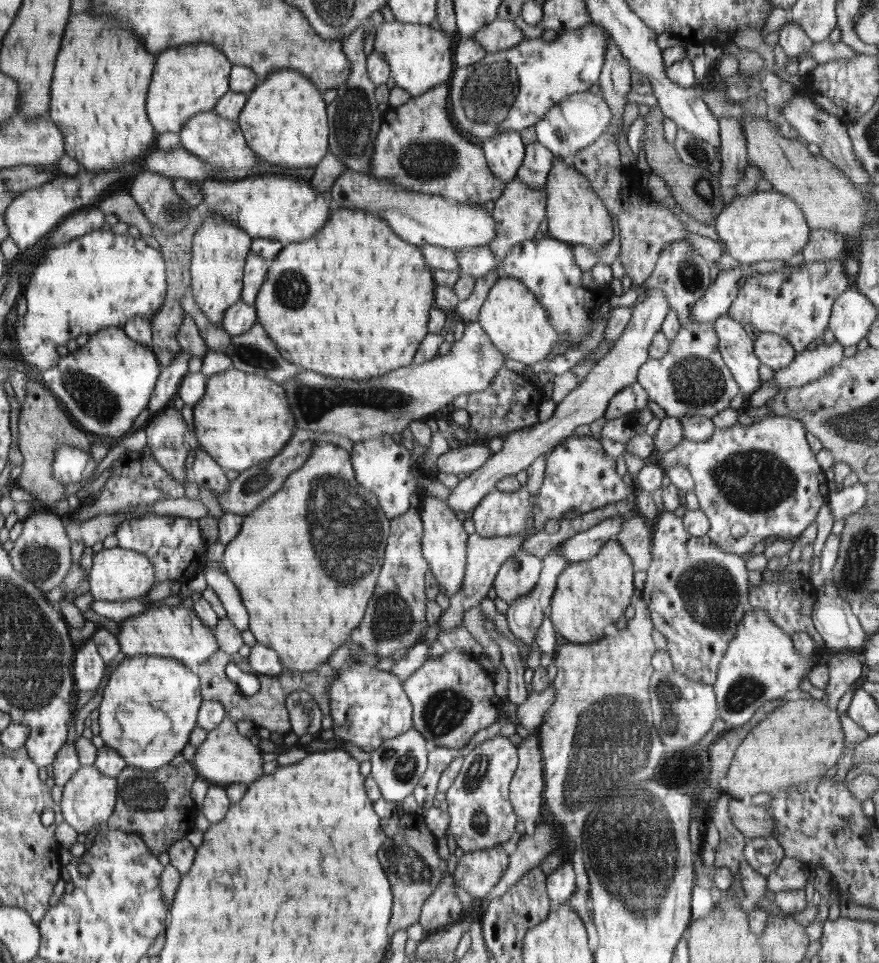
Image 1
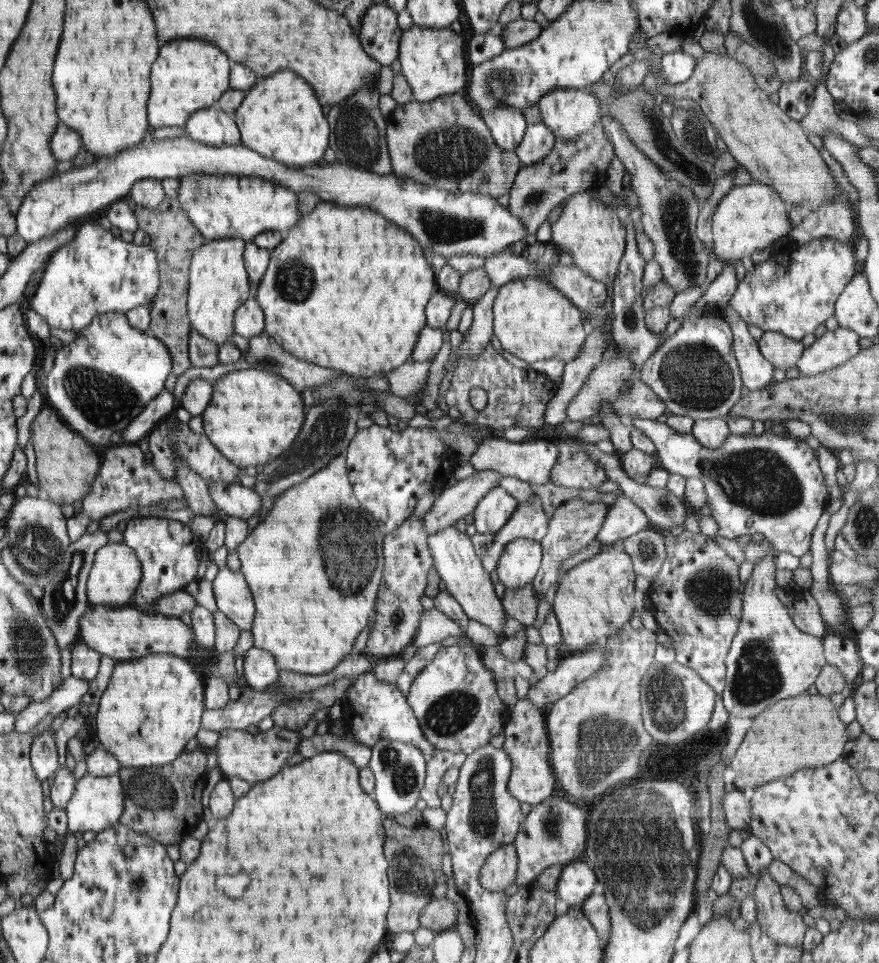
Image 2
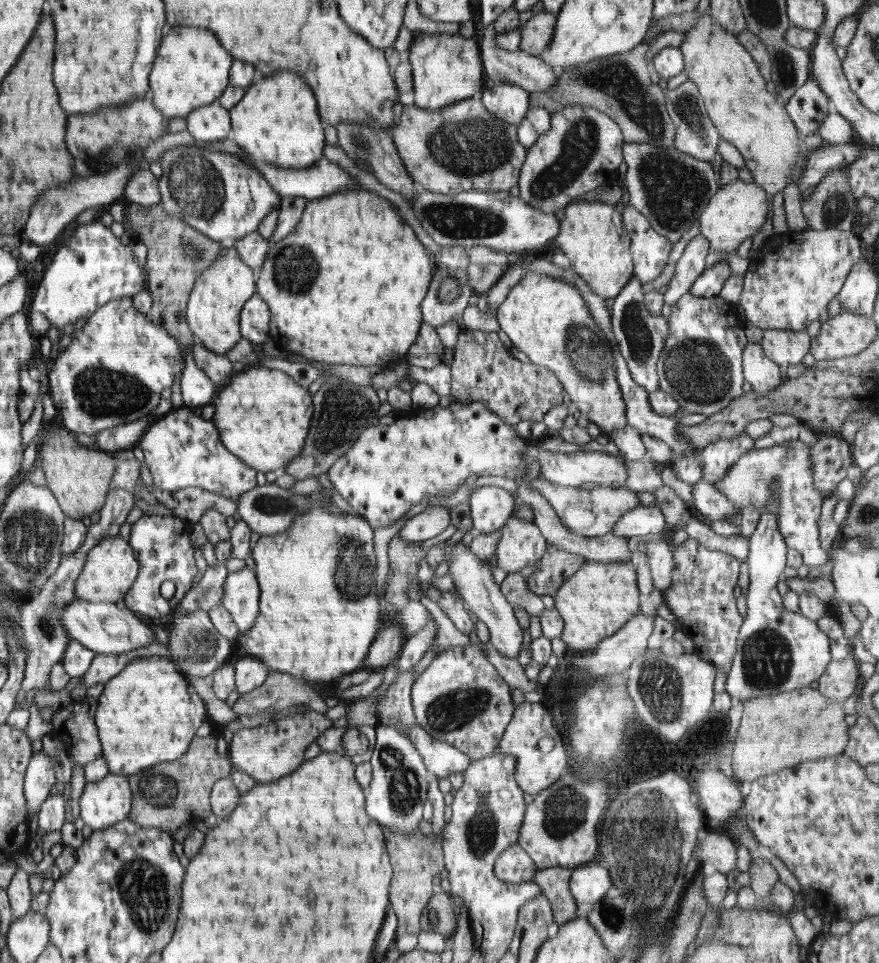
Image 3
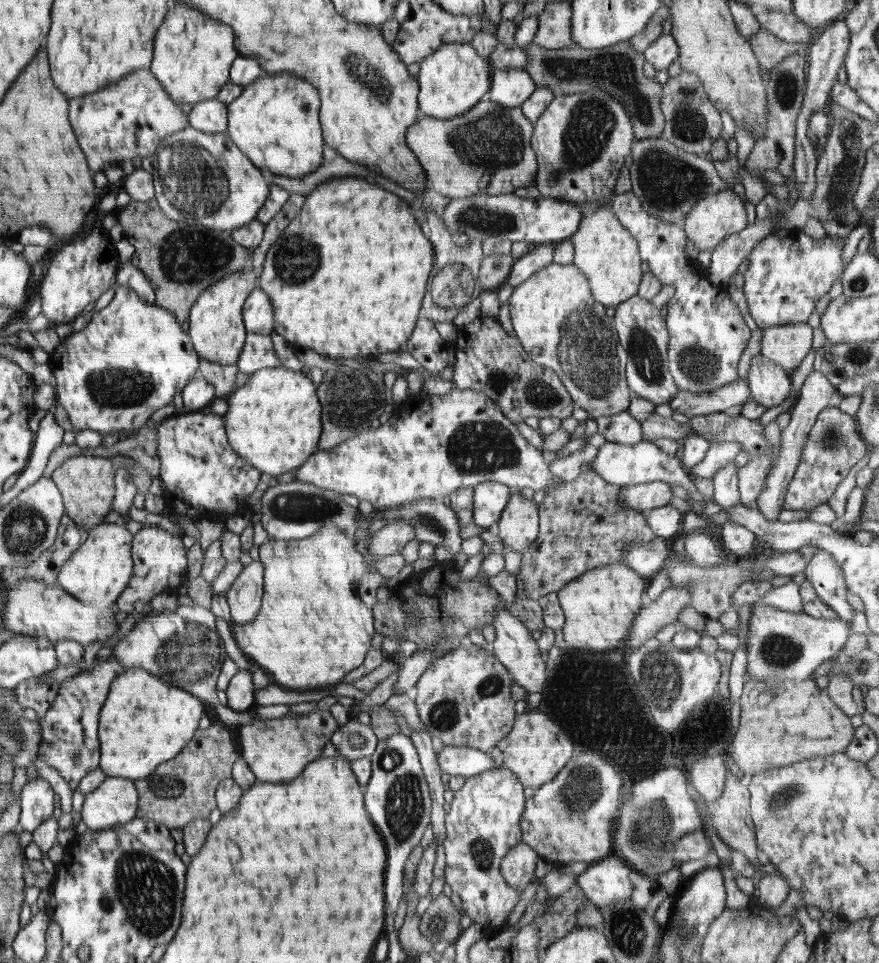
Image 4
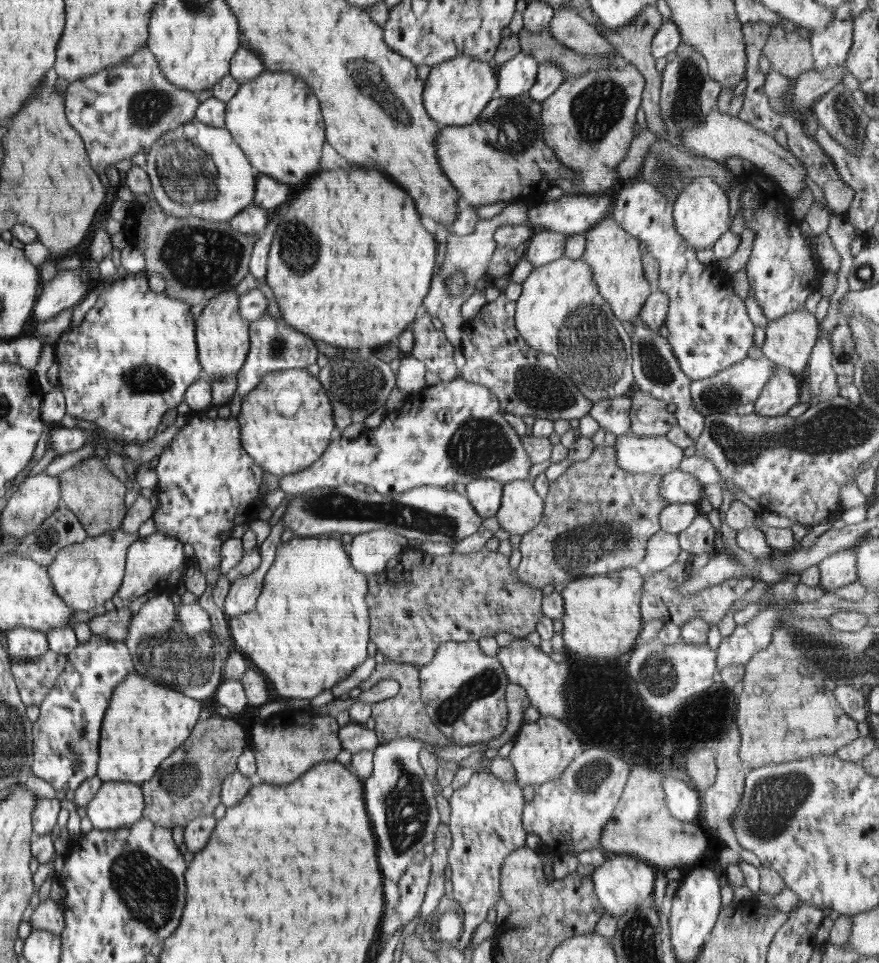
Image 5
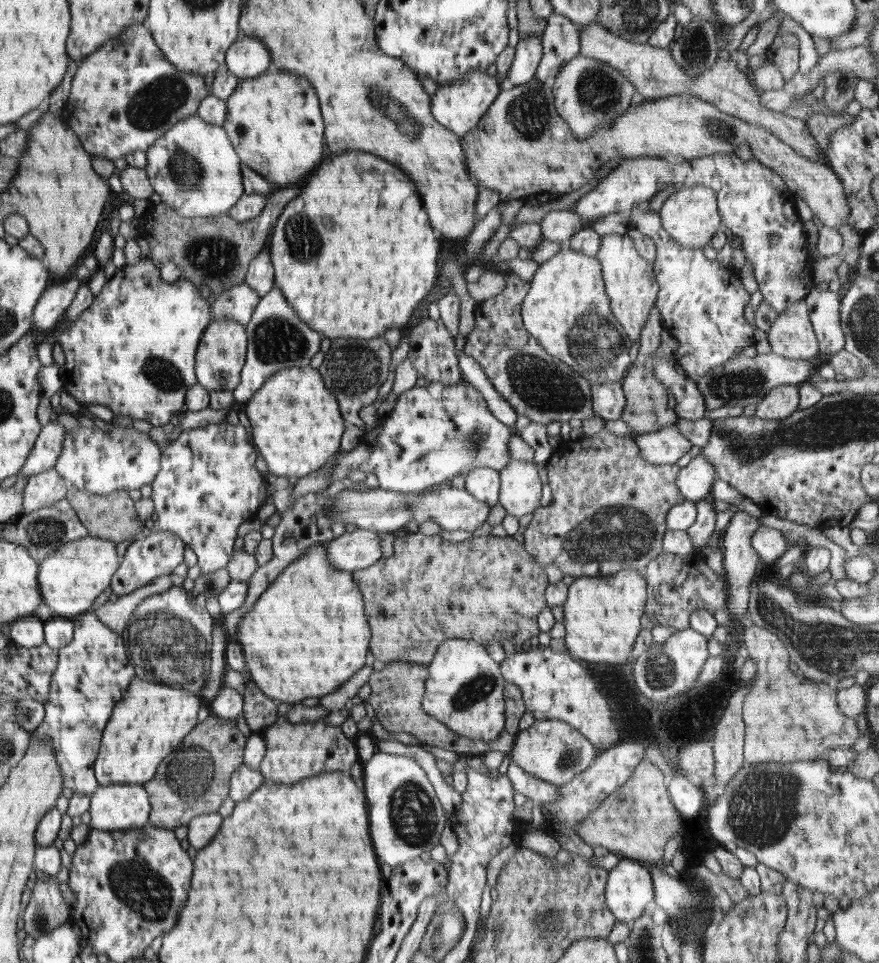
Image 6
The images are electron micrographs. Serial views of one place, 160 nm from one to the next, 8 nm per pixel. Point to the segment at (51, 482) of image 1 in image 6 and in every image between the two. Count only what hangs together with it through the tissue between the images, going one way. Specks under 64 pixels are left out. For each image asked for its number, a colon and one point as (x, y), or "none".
2: (66, 465)
3: (80, 478)
4: (87, 483)
5: (96, 496)
6: (113, 516)

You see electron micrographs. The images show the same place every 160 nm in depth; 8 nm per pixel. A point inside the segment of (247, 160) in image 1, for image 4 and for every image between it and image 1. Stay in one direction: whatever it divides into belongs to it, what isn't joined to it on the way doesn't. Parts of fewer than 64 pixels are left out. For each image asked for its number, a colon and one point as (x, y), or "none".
2: (213, 127)
3: (210, 123)
4: (209, 116)

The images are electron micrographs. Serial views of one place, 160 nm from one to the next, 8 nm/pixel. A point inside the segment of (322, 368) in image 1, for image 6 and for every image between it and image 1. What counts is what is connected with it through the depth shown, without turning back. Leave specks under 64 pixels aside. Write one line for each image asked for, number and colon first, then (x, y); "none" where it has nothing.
2: (346, 289)
3: (345, 287)
4: (347, 276)
5: (333, 279)
6: (354, 255)

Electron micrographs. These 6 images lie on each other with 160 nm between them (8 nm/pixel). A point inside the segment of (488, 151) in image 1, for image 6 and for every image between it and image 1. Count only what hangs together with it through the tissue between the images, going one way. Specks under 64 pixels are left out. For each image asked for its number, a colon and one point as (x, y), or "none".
2: (507, 125)
3: (506, 101)
4: (510, 88)
5: (514, 78)
6: (528, 53)

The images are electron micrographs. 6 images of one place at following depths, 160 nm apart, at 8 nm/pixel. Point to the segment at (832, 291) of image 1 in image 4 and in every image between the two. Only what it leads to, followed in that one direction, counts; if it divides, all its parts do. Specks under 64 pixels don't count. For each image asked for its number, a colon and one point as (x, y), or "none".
2: (794, 291)
3: (790, 281)
4: (789, 271)

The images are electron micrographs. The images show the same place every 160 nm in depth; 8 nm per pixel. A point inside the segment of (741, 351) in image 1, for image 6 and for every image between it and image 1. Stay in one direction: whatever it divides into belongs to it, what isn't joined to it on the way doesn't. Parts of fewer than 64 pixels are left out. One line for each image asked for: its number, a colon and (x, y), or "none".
2: (756, 372)
3: (764, 375)
4: (769, 383)
5: (781, 392)
6: (782, 401)

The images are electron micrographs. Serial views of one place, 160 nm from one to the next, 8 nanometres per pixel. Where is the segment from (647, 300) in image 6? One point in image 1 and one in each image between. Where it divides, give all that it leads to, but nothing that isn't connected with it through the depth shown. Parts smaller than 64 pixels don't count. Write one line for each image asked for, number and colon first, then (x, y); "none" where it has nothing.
1: (576, 215)
2: (589, 230)
3: (593, 237)
4: (607, 254)
5: (615, 257)

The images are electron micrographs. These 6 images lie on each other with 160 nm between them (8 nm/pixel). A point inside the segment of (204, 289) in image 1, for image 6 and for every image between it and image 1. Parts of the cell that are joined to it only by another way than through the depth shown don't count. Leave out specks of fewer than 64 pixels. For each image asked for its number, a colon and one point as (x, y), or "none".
2: (218, 282)
3: (213, 311)
4: (216, 327)
5: (222, 335)
6: (221, 354)

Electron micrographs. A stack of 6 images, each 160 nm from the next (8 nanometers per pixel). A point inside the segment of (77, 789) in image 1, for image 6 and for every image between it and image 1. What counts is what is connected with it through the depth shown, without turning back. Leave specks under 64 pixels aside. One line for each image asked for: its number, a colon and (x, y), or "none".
2: (97, 802)
3: (104, 803)
4: (115, 801)
5: (117, 804)
6: (114, 807)

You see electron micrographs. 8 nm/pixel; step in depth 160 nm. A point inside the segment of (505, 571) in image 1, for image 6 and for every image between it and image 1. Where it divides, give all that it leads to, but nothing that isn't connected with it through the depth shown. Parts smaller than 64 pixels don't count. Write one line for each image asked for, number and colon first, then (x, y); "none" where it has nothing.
2: (519, 563)
3: (521, 544)
4: (518, 527)
5: (521, 509)
6: (520, 493)

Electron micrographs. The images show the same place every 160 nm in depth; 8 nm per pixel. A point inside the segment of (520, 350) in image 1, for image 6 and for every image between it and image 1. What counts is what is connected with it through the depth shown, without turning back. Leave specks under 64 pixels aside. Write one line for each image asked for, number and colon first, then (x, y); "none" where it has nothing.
2: (532, 320)
3: (547, 319)
4: (558, 323)
5: (560, 311)
6: (567, 310)

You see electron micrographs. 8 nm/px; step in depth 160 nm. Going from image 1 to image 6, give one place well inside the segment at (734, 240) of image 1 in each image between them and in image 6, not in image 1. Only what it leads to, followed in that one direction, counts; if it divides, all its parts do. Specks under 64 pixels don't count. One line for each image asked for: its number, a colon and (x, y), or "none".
2: (749, 218)
3: (738, 210)
4: (718, 215)
5: (701, 215)
6: (690, 216)

